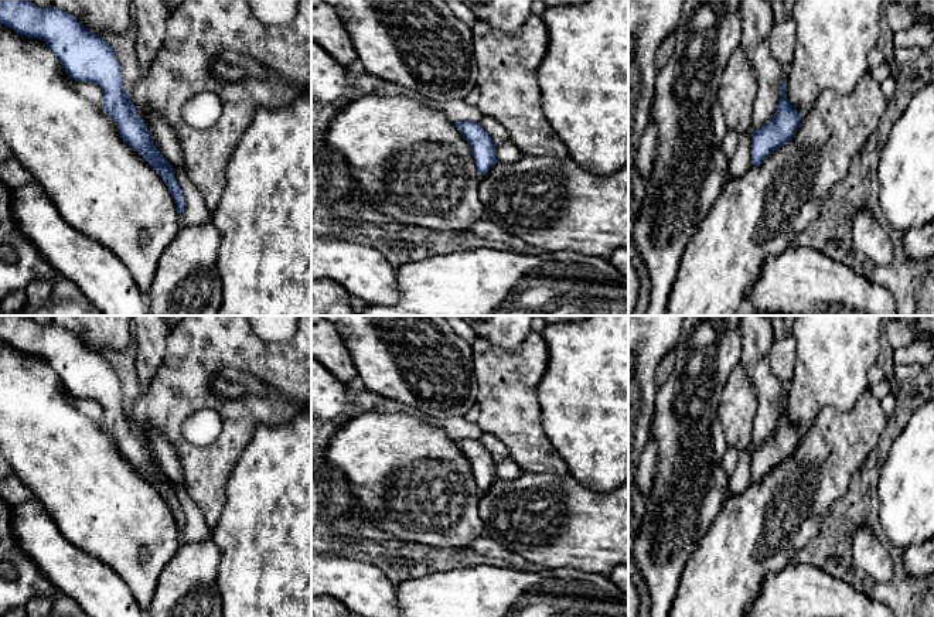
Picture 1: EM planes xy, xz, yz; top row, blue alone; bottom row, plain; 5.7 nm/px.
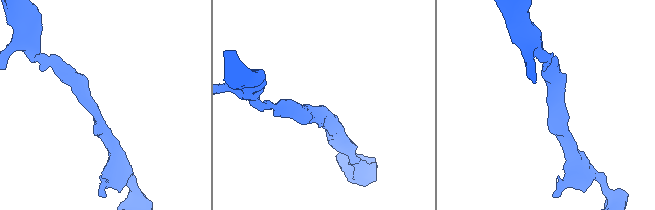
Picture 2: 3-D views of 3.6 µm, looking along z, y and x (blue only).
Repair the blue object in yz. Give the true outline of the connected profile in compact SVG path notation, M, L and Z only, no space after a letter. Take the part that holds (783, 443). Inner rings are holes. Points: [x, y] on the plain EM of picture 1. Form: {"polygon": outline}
{"polygon": "M787 395L780 405L780 420L774 434L751 451L751 483L760 483L771 470L790 459L801 433L787 416Z"}

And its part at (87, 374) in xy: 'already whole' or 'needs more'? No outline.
already whole

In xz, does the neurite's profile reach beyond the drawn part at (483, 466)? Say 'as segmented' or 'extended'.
as segmented

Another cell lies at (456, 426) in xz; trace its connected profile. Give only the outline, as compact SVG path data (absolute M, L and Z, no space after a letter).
M384 398L381 400L376 410L385 412L385 413L405 412L405 413L419 416L420 419L443 429L446 434L453 440L456 439L478 439L480 440L484 434L483 429L478 426L477 422L468 422L464 419L464 416L451 416L449 419L434 419L413 406L409 406L409 405L405 405L402 402L388 399L388 398Z

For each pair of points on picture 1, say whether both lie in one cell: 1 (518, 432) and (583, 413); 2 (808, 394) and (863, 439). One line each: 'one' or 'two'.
1: two
2: two

